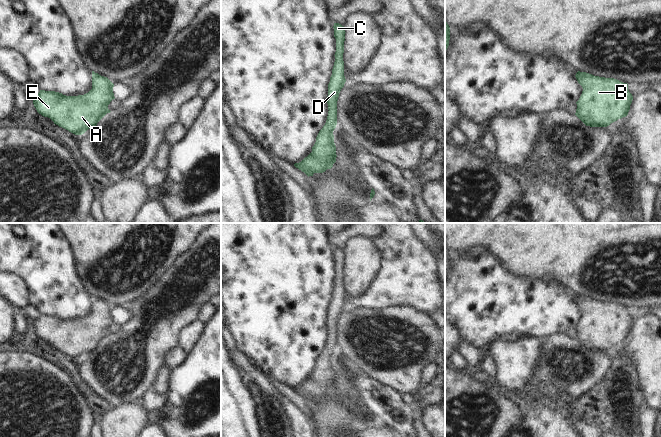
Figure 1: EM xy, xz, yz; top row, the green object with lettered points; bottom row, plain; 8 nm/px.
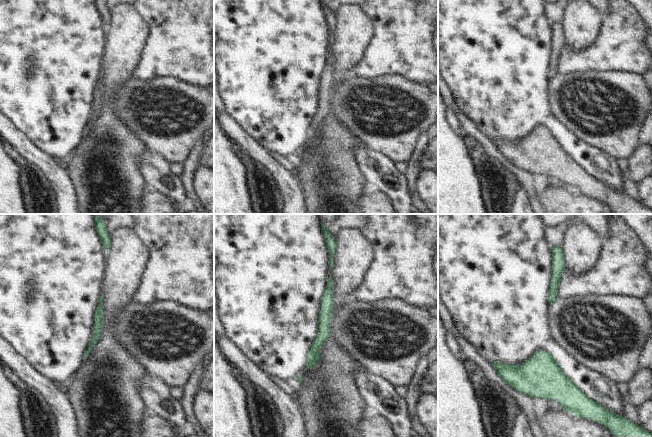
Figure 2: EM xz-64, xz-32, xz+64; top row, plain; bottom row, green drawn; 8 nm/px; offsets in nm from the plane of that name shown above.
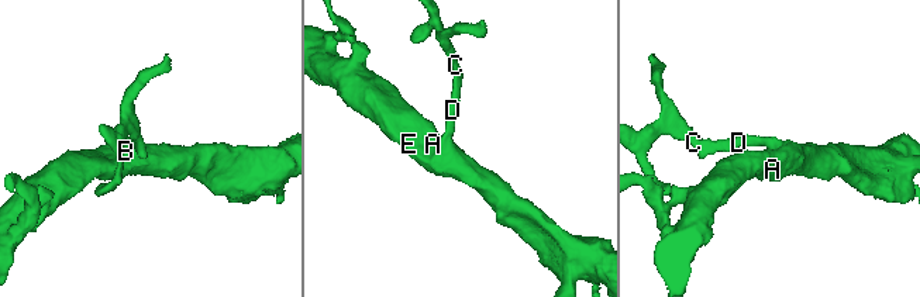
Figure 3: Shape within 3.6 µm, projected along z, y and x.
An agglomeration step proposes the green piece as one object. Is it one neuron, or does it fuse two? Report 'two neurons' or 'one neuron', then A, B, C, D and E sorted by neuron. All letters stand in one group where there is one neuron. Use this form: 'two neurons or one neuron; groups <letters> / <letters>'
one neuron; groups A B C D E

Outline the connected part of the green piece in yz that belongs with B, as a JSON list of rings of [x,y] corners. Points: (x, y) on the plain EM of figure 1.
[[[580,295],[575,301],[583,312],[575,339],[586,350],[607,351],[628,339],[633,320],[627,307]]]

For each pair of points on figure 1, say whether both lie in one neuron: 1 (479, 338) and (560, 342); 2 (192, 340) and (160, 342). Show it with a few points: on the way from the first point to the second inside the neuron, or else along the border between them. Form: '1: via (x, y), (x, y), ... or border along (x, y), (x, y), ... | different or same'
1: border along (565, 332), (555, 334), (543, 340) | different
2: border along (194, 322), (182, 332), (179, 345) | different

